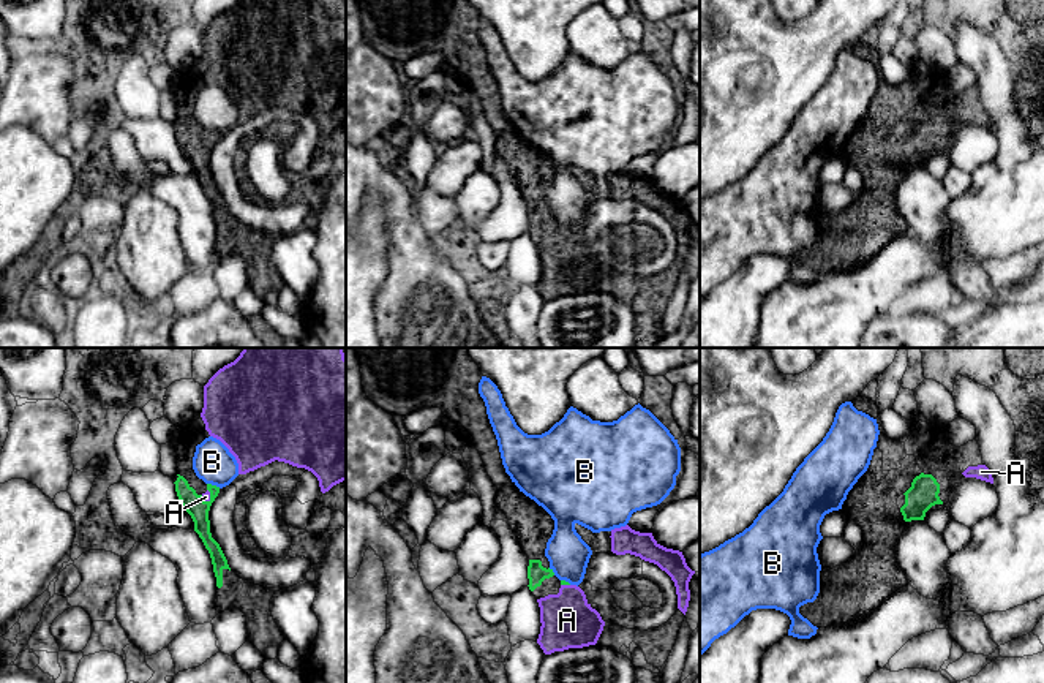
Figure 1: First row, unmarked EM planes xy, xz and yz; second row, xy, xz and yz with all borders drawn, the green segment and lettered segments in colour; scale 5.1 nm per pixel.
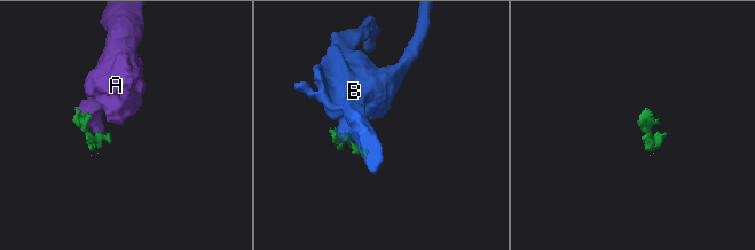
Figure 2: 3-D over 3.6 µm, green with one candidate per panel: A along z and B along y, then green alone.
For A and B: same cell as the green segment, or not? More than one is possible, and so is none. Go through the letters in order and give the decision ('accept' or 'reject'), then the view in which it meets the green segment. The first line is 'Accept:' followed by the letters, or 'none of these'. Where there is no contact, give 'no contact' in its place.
Accept: A
A: accept | xy
B: reject | xy

